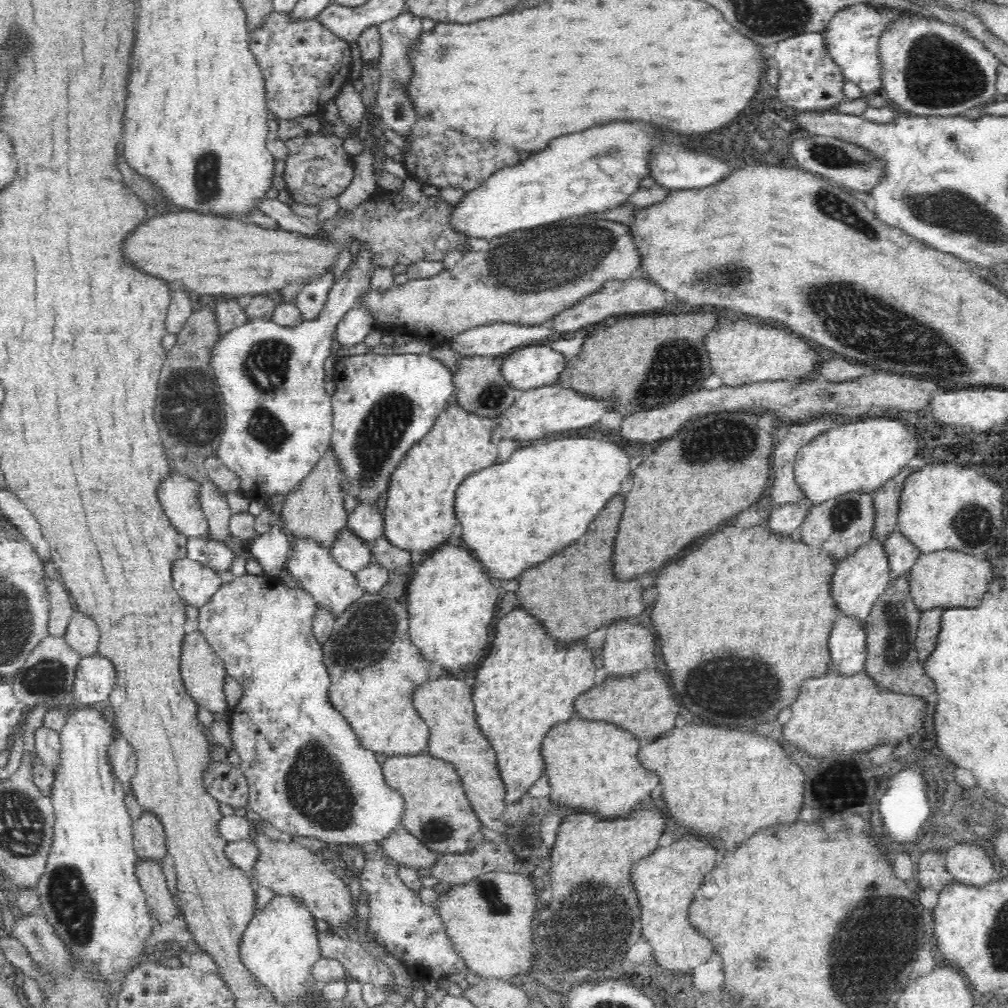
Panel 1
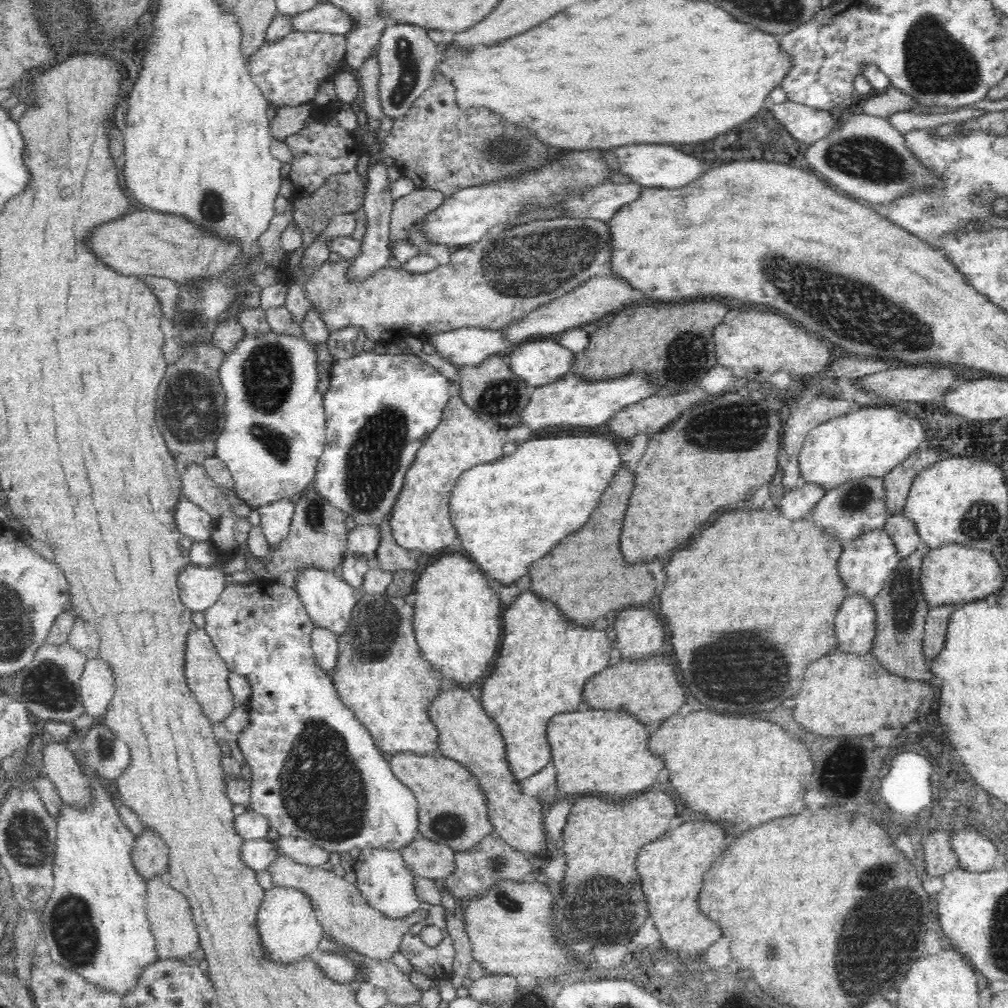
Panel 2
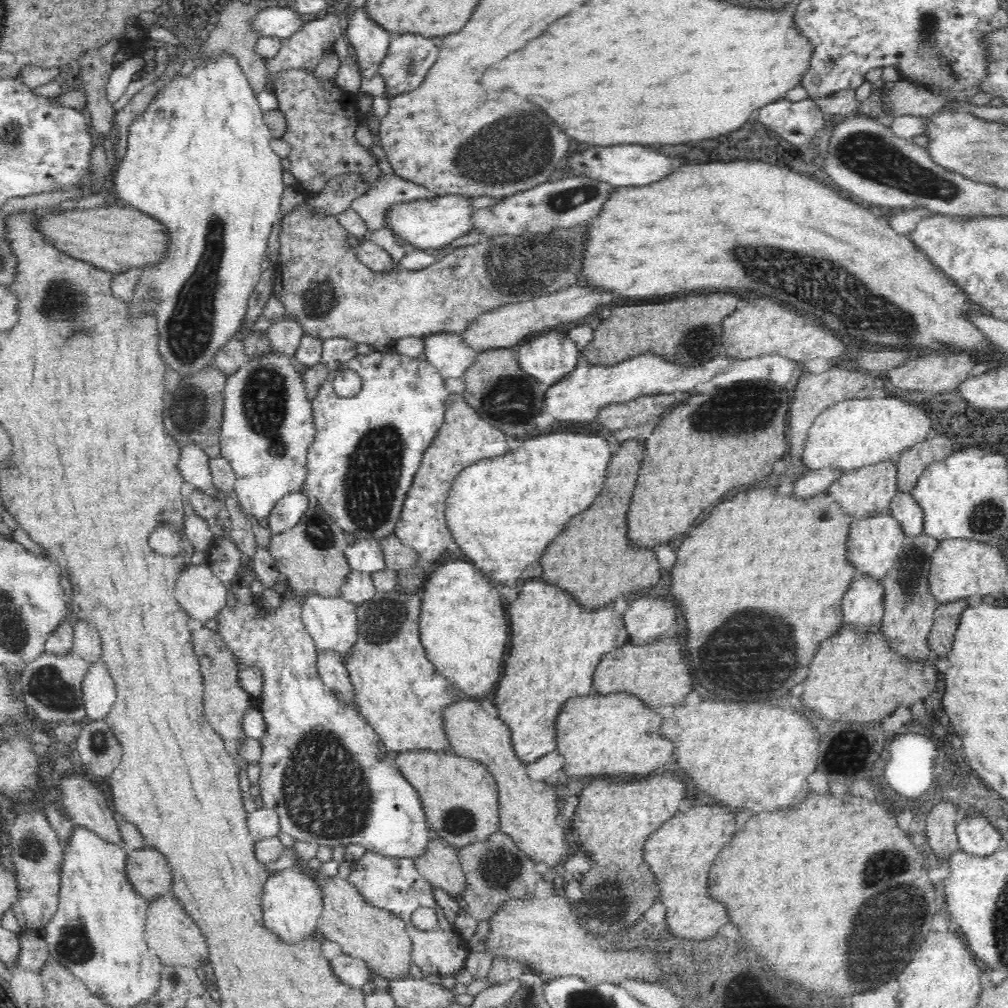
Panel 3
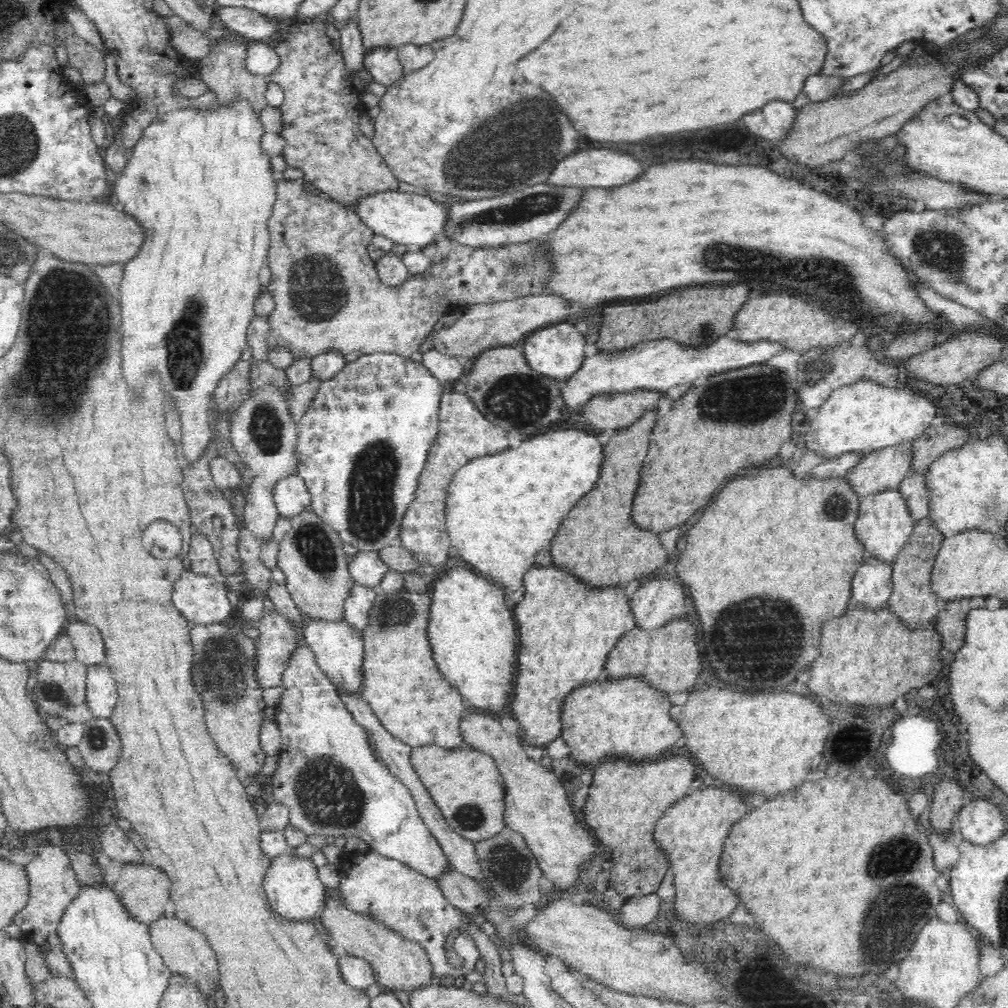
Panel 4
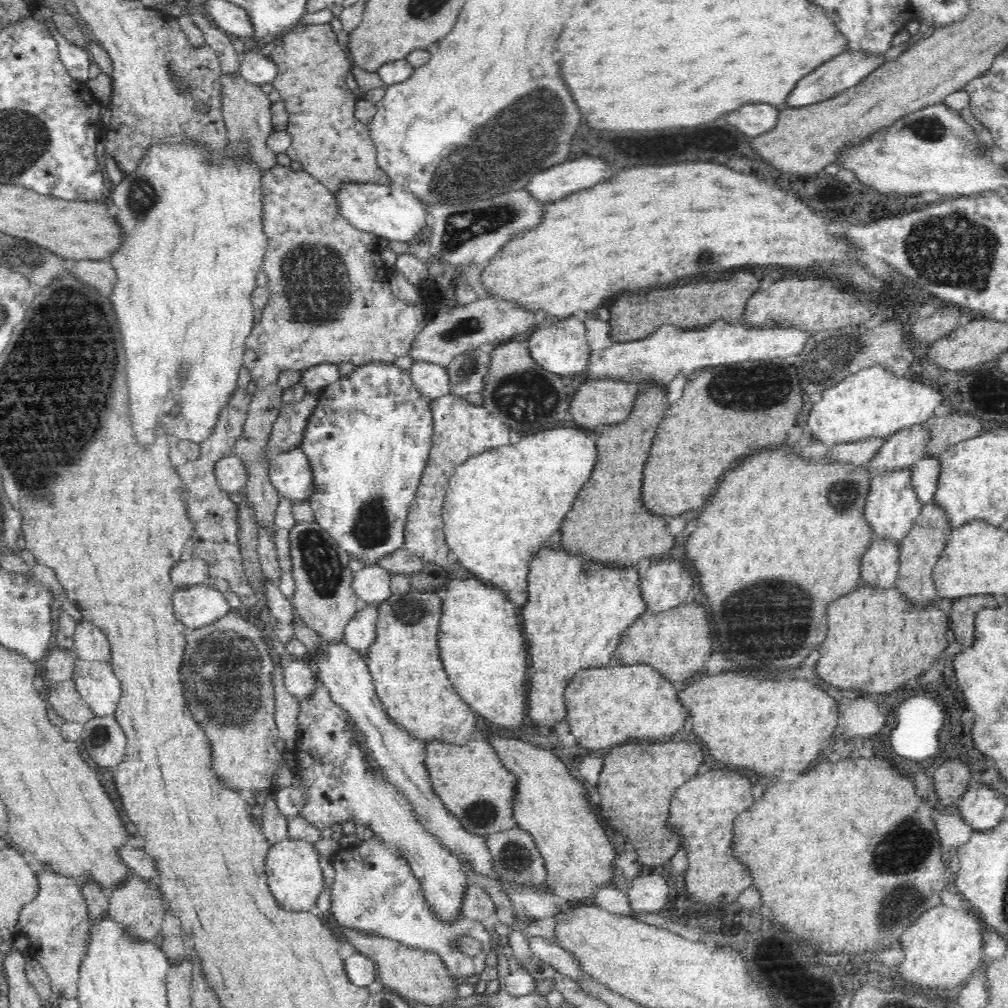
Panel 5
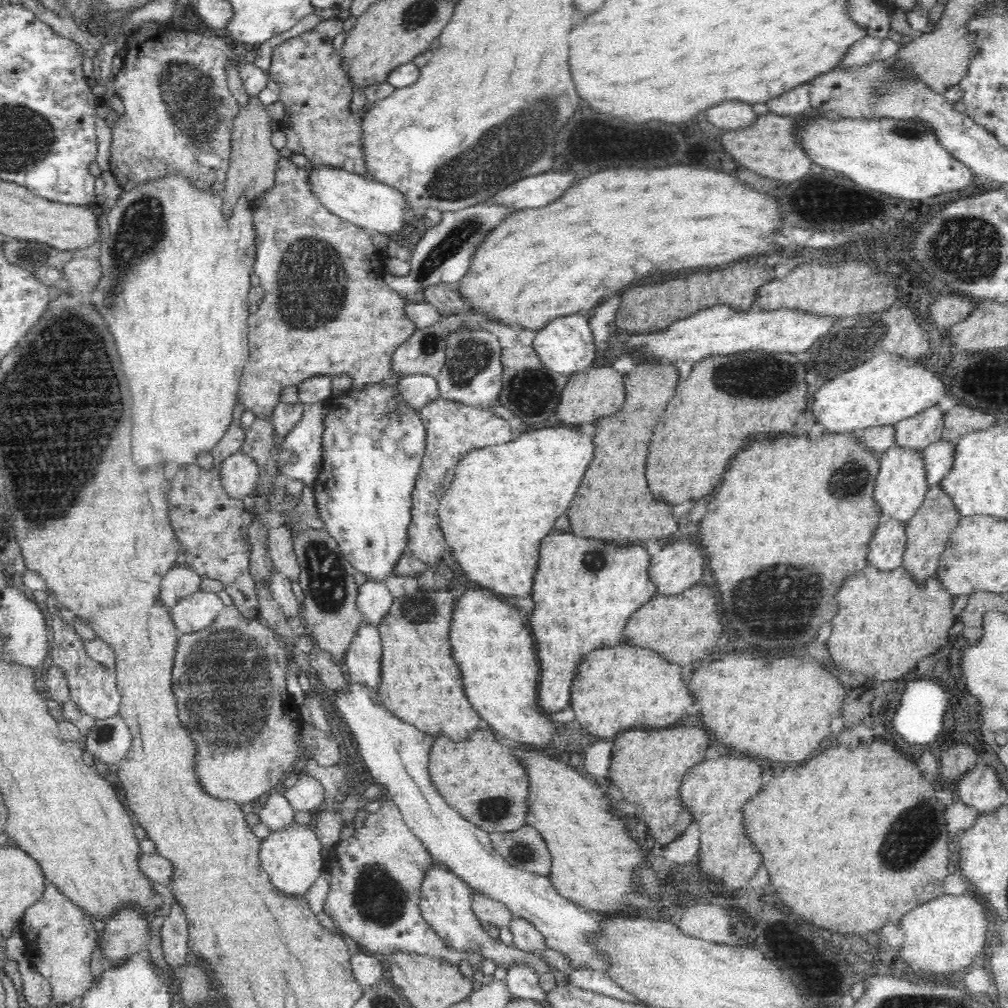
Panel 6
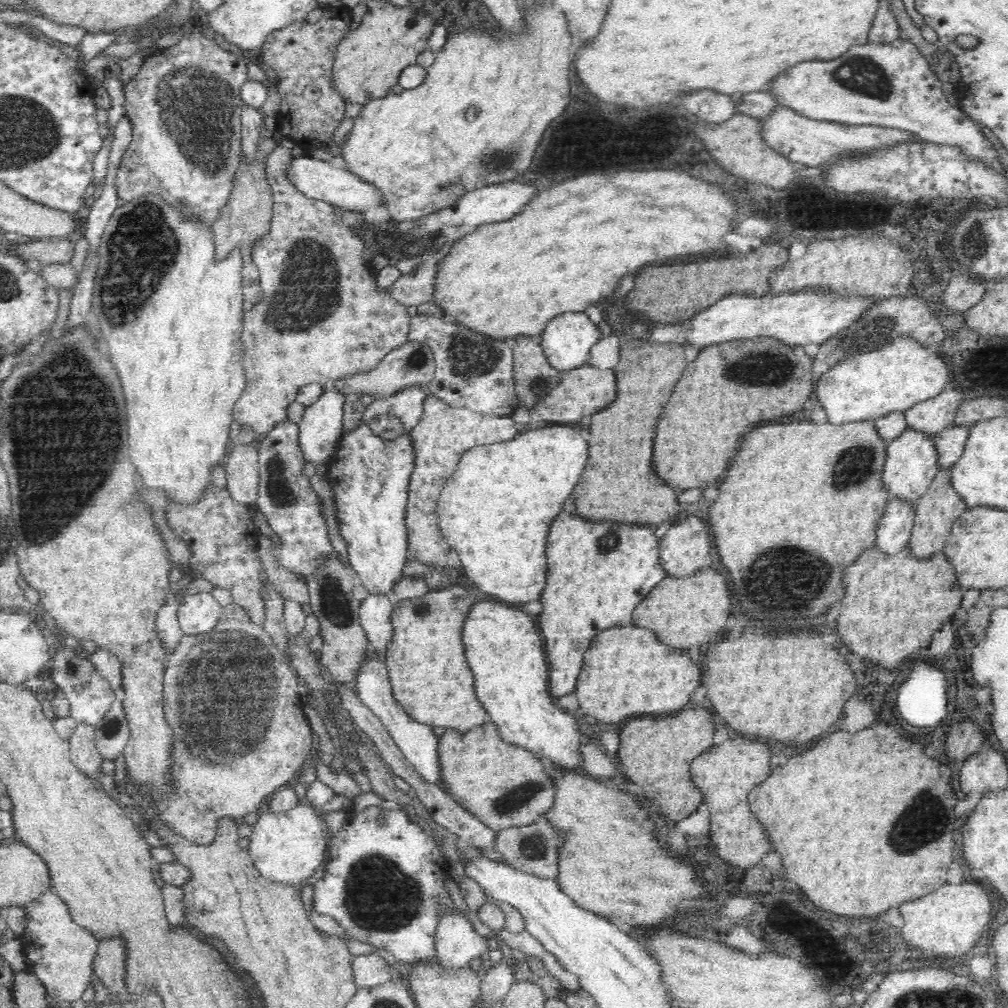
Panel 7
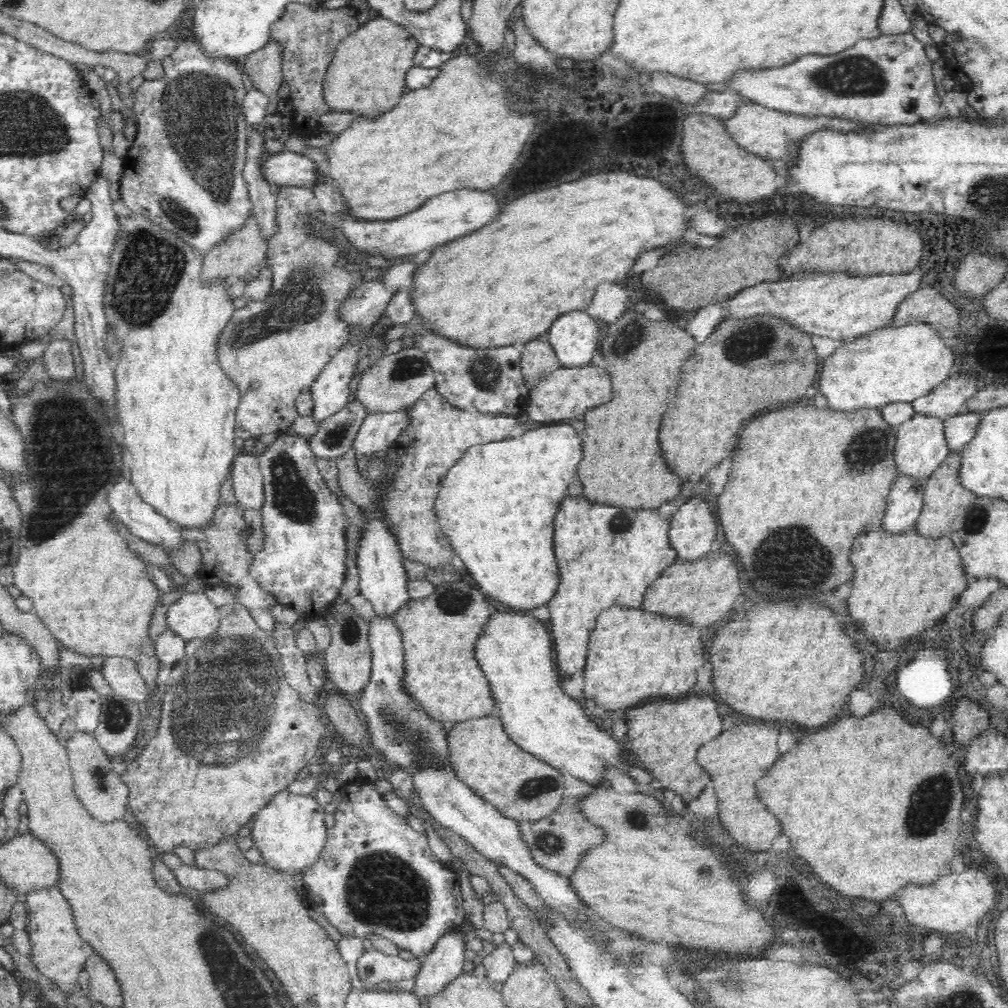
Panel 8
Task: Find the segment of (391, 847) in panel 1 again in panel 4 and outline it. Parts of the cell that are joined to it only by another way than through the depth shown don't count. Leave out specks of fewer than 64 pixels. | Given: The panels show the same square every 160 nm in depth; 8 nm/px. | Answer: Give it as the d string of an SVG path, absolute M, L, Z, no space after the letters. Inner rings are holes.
M453 867L436 882L440 885L446 900L463 913L478 916L490 910L490 900L481 886L469 876L454 870Z

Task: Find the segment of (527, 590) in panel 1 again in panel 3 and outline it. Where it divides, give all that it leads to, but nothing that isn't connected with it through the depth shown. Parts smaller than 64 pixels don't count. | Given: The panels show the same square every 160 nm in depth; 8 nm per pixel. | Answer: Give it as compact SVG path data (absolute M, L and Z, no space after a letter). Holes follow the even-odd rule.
M630 438L614 452L602 492L588 510L570 518L564 530L550 542L542 556L544 578L566 588L580 604L588 608L606 606L612 598L632 592L646 591L660 580L660 562L652 548L634 548L628 540L628 508L636 476L642 466L646 442Z

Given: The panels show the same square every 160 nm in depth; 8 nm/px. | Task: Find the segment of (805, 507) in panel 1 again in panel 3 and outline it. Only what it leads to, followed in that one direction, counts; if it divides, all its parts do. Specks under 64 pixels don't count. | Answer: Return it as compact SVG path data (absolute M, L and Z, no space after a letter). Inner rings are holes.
M836 467L807 468L803 476L794 483L792 495L803 499L826 492L829 486L843 474L842 469Z

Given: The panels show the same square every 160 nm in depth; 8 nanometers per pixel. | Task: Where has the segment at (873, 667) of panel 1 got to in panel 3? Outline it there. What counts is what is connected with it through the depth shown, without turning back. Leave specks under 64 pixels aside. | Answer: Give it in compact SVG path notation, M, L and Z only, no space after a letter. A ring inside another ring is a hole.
M924 532L912 538L907 537L900 554L892 568L885 574L884 608L881 630L894 651L908 655L910 659L926 660L932 655L928 638L935 621L935 612L939 602L930 592L929 572L934 551L939 540Z

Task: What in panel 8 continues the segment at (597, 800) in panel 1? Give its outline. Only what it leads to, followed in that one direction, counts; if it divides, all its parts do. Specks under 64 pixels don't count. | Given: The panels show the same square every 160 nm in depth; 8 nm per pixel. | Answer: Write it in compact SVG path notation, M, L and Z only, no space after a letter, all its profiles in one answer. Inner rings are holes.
M610 605L598 615L590 636L585 704L594 700L608 710L622 710L658 696L664 700L680 698L694 688L696 670L706 664L704 642L700 638L701 628L686 619L667 617L641 607Z

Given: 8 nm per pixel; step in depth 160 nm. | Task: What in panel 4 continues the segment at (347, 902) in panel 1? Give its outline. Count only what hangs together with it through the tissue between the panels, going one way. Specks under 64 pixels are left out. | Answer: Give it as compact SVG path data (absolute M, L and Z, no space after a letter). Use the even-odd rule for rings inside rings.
M338 892L326 896L325 907L321 910L319 918L322 926L330 932L329 946L343 946L348 955L368 960L373 965L377 983L382 986L388 986L393 991L406 990L412 994L434 984L436 972L428 951L420 943L404 939L368 915L348 911L342 904Z

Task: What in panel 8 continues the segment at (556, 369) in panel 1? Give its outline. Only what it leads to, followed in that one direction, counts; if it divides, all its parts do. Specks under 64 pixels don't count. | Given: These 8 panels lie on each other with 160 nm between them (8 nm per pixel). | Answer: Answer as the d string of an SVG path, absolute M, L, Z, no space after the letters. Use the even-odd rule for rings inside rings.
M570 311L560 315L548 332L562 366L572 368L592 364L598 350L598 320L587 311Z

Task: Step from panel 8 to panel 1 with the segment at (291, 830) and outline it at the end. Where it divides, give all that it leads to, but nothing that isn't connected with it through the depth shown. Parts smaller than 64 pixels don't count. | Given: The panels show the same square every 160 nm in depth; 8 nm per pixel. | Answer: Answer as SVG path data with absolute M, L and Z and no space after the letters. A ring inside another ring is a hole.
M275 895L246 928L241 958L258 981L274 993L277 1001L285 1003L301 999L307 992L307 978L321 958L318 932L316 917L302 899L294 895Z

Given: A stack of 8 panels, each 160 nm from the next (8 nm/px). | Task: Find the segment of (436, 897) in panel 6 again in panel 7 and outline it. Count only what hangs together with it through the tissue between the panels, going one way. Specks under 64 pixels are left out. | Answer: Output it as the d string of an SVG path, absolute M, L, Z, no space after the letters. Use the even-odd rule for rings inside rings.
M455 909L442 916L435 934L434 962L442 970L469 968L473 958L490 952L488 939L480 936L470 920Z

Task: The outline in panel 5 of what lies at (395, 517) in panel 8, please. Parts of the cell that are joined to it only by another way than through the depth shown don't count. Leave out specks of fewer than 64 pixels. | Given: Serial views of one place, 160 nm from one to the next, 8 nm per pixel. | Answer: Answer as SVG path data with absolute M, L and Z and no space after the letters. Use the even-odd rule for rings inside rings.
M445 394L430 403L433 416L433 441L428 464L417 486L415 499L410 504L408 522L405 528L405 547L425 563L448 568L449 546L444 540L441 510L446 494L446 486L458 464L464 464L478 452L498 448L508 444L511 427L502 418L492 414L483 405L475 406L466 399L453 394Z

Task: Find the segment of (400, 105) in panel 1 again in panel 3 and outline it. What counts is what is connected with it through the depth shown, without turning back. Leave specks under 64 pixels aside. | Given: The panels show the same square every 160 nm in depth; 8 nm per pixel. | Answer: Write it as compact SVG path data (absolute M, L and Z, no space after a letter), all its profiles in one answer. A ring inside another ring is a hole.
M407 32L404 36L393 36L386 58L380 64L380 72L386 79L385 96L393 97L401 92L418 88L424 80L426 73L434 66L439 55L439 47L431 38L422 35L411 35Z

